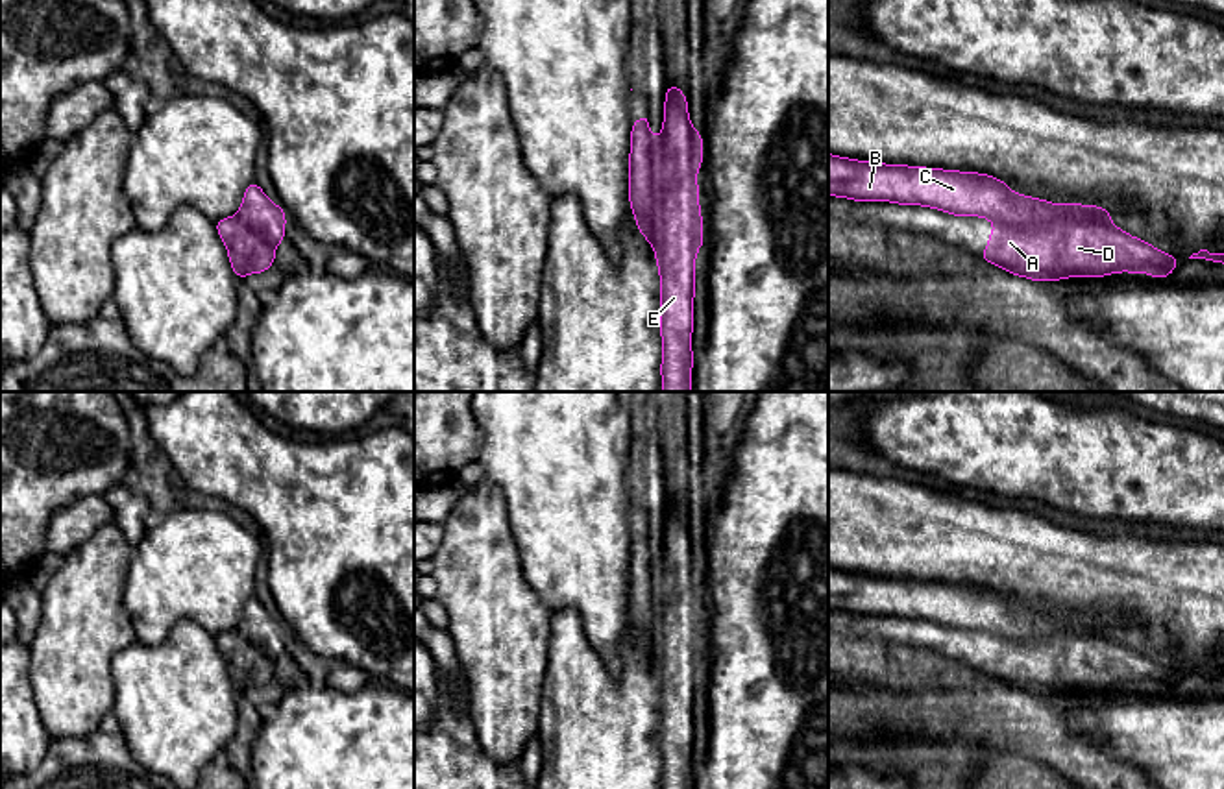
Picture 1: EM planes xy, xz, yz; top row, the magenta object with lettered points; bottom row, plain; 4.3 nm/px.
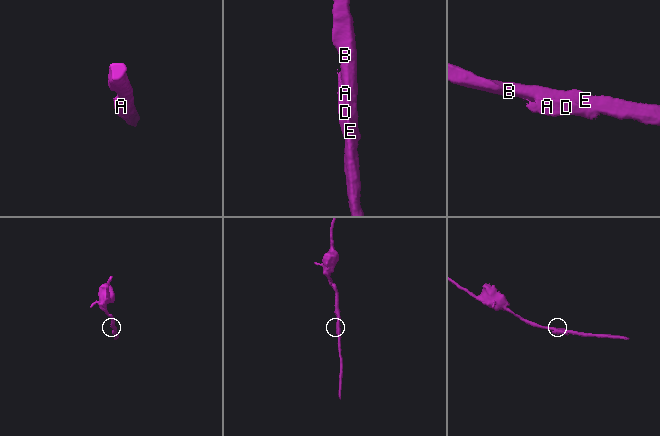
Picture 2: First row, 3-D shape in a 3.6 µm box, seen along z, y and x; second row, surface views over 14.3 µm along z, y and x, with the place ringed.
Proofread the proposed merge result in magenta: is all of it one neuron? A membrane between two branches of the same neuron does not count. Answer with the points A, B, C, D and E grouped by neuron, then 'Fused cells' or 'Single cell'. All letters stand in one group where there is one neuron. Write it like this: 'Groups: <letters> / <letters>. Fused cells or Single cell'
Groups: A D / B C E. Fused cells

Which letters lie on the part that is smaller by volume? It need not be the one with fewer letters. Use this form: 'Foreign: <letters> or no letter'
Foreign: A, D

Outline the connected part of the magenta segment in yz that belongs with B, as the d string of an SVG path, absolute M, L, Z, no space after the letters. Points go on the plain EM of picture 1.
M828 567L828 610L854 615L891 615L932 621L954 630L1026 639L1035 636L1106 636L1111 626L1098 619L1056 619L1015 608L998 591L906 578L867 577Z

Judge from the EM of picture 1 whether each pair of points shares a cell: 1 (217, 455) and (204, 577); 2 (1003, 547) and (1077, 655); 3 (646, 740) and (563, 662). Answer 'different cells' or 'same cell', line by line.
1: different cells
2: different cells
3: same cell

